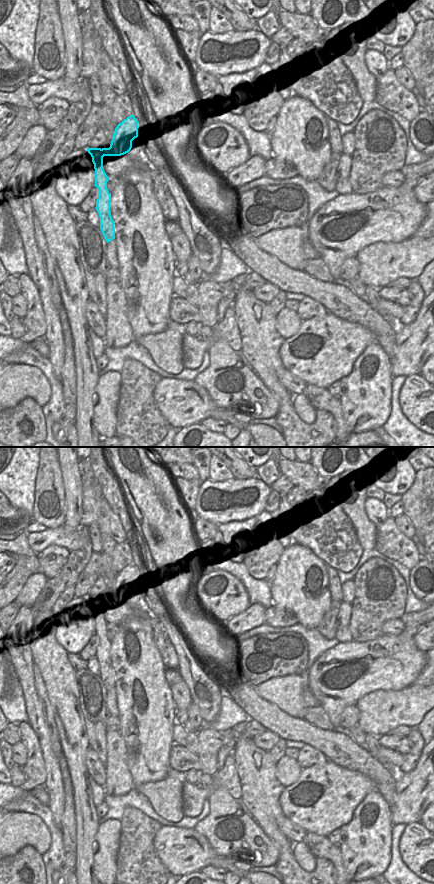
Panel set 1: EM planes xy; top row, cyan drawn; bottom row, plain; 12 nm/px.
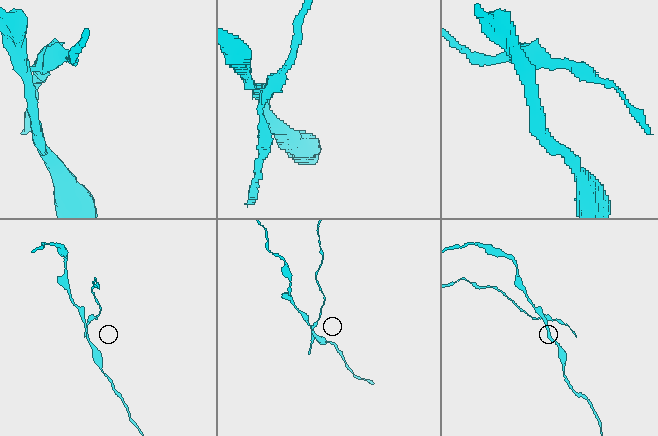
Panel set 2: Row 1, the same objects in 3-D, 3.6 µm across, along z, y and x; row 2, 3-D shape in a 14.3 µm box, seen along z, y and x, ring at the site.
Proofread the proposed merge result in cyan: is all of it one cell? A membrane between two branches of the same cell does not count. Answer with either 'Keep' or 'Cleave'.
Cleave.

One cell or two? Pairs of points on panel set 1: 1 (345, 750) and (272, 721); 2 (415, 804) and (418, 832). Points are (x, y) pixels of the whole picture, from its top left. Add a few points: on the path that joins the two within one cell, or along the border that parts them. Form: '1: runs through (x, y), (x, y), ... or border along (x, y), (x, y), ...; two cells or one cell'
1: runs through (327, 742), (304, 731), (290, 728); one cell
2: border along (419, 822), (405, 824); two cells

